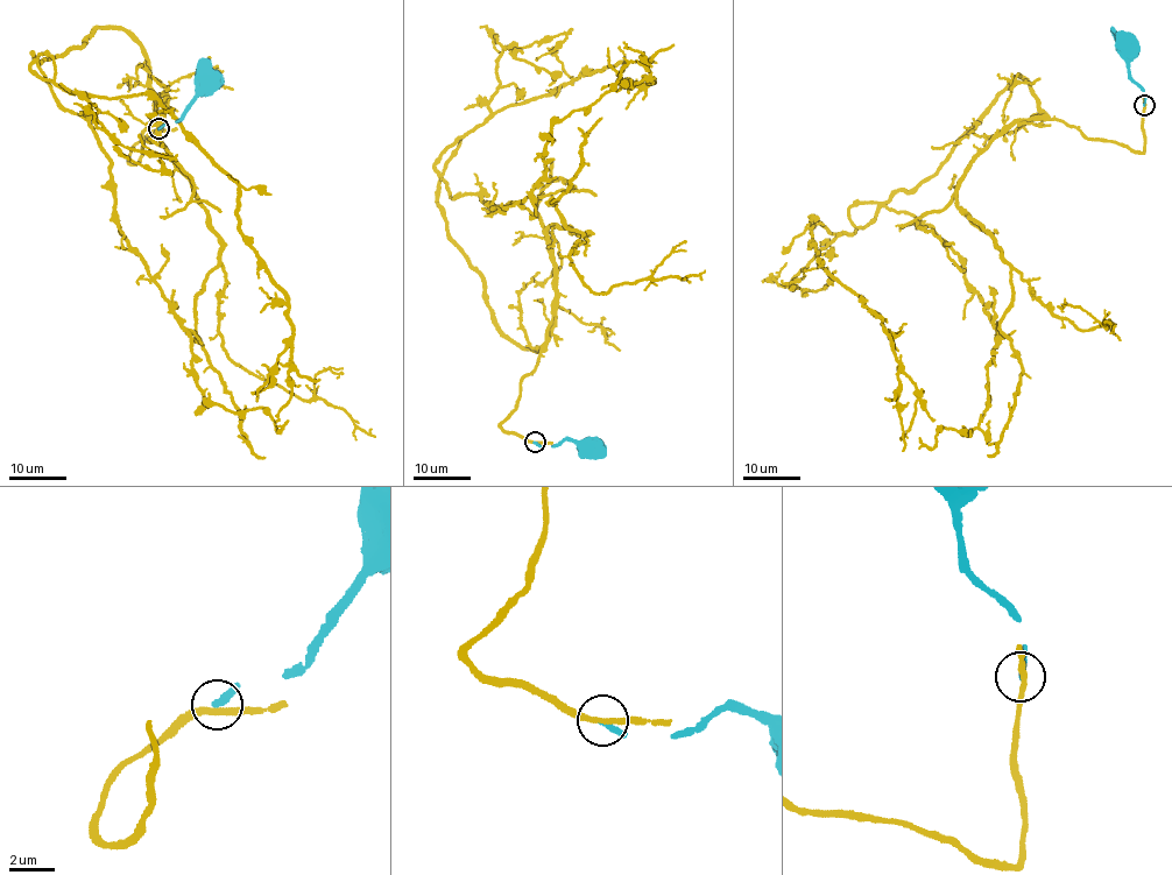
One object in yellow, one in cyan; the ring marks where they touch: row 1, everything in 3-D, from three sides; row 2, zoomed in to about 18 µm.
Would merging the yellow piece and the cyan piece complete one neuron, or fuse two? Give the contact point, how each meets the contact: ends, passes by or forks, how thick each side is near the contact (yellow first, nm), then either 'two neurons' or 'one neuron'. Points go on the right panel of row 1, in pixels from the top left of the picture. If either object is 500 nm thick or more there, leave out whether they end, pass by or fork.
(1144, 105) | yellow passes by | cyan ends | 240/280 nm | two neurons

